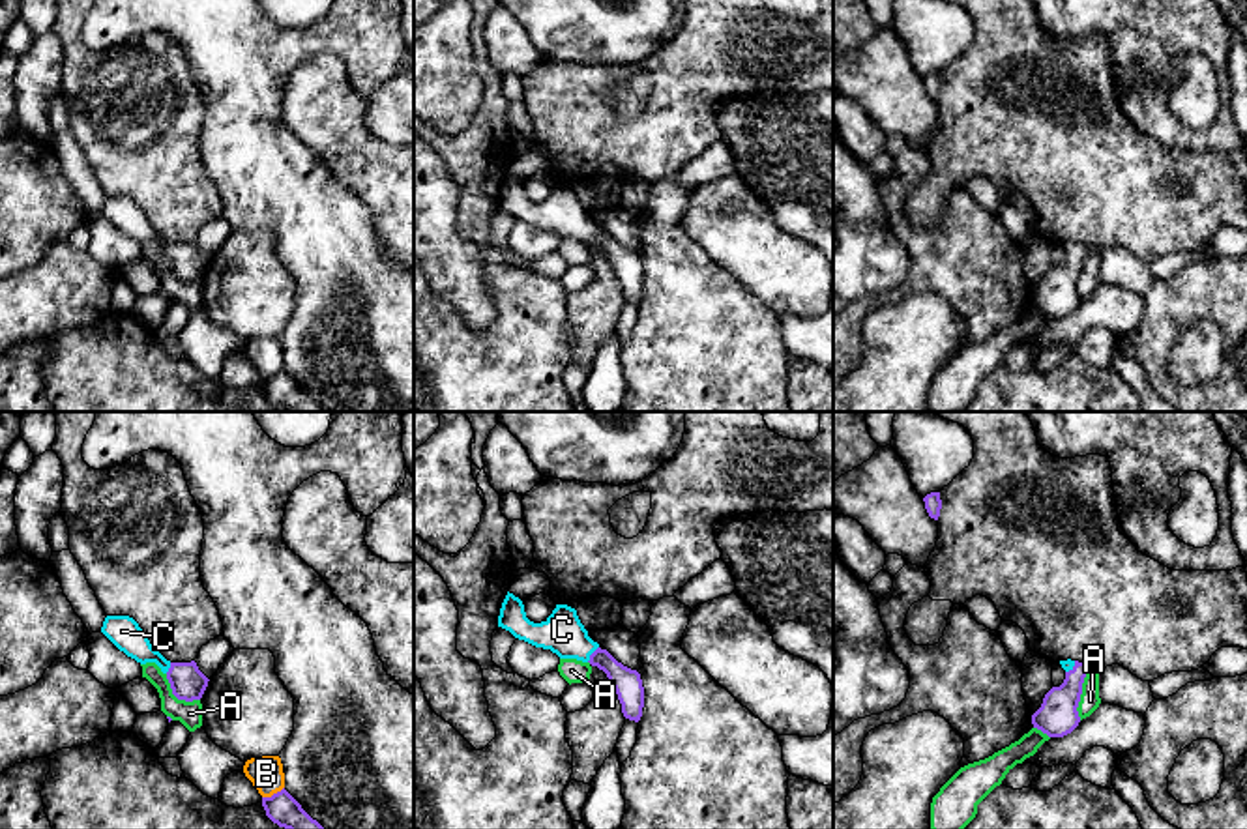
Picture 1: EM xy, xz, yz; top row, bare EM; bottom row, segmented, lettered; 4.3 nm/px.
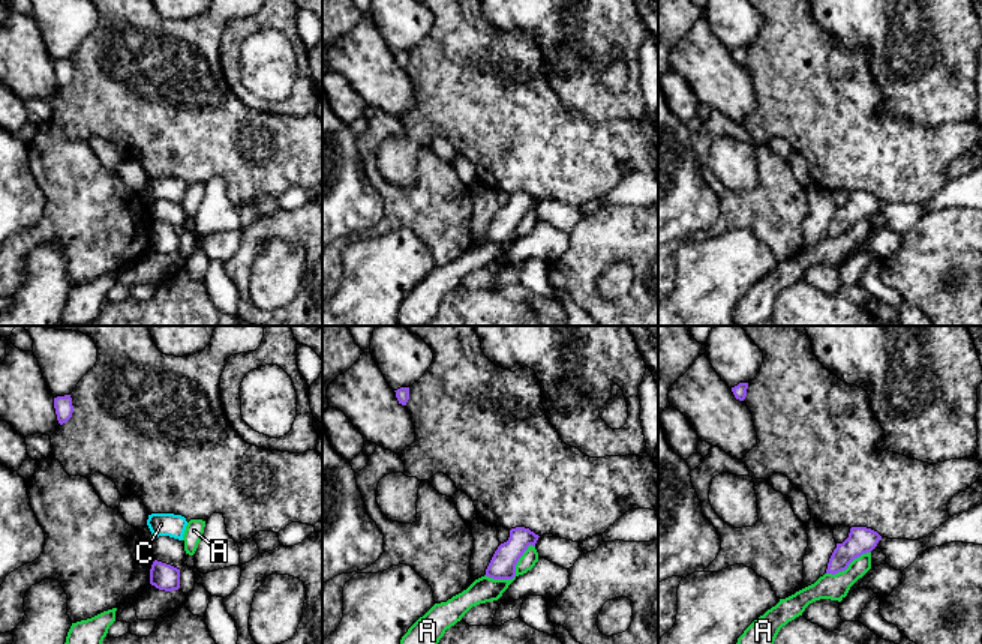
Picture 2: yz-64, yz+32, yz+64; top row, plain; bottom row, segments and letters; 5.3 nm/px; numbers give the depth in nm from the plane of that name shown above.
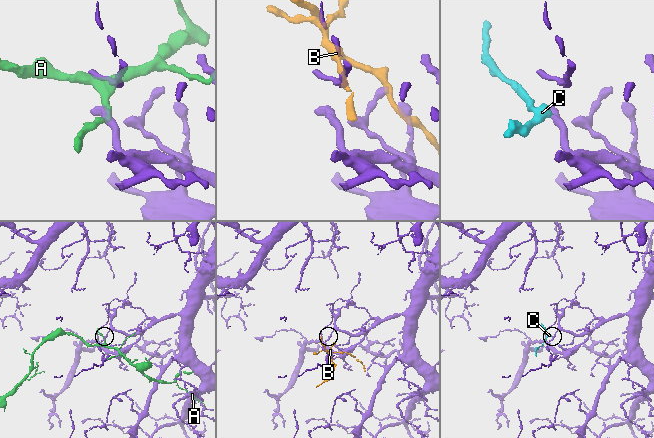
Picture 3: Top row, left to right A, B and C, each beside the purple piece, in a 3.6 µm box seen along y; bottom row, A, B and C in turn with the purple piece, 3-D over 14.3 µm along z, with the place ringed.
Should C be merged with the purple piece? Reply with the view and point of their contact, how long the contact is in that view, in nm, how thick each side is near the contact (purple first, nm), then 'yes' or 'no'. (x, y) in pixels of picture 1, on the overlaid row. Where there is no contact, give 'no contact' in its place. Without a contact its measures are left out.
meets purple in xz at (592, 654); contact 90 nm long; 120 nm thick on the purple side, 180 nm on the other; yes

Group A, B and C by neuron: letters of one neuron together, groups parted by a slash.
A / B / C

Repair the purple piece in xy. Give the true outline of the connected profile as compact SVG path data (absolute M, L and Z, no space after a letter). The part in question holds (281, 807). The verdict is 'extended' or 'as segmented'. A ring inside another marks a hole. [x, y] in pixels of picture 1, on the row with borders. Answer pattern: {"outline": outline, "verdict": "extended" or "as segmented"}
{"outline": "M283 788L271 797L262 797L266 816L285 829L324 829L301 805Z", "verdict": "as segmented"}

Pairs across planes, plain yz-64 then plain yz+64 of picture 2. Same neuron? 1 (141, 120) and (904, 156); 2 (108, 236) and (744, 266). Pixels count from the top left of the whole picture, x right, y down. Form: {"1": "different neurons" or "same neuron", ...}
{"1": "same neuron", "2": "different neurons"}

